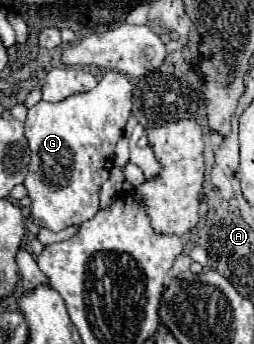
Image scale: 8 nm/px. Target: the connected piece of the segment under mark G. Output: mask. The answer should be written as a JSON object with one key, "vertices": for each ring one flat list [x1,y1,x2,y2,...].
{"vertices":[[114,71,106,73,92,91,76,93,58,103,40,101,32,109,28,109,26,139,30,143,32,161,30,171,24,179,24,187,28,189,28,197,32,199,30,213,38,227,46,227,50,231,62,231,70,225,80,225,96,215,96,211,100,209,98,189,108,179,114,161,114,147,124,133,130,109,132,109,132,85,124,75]]}

